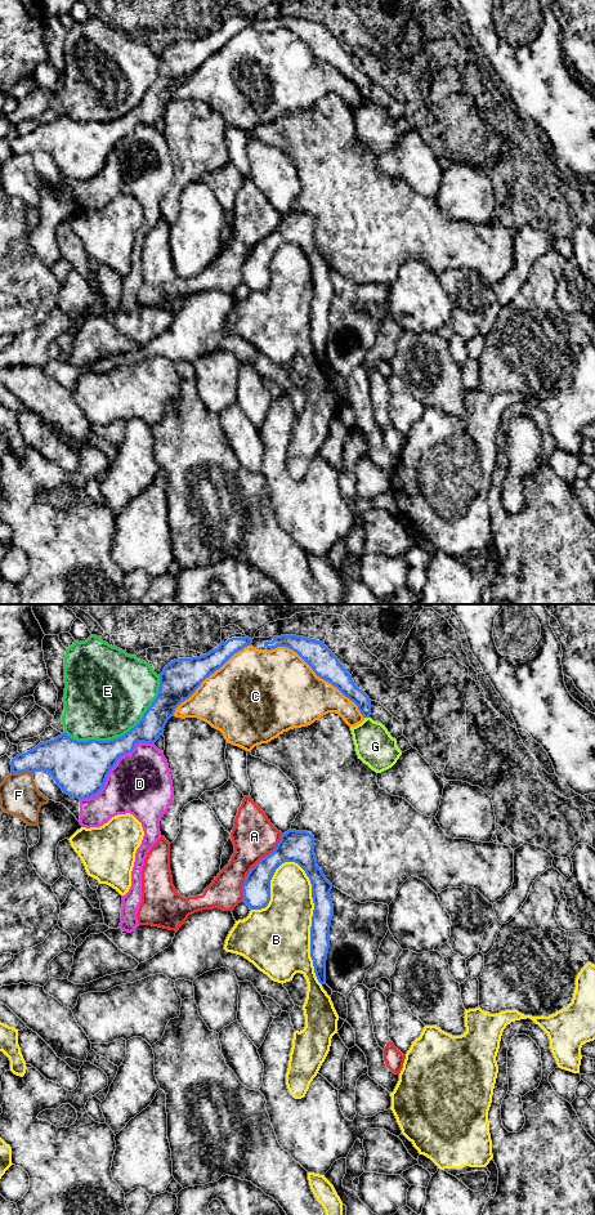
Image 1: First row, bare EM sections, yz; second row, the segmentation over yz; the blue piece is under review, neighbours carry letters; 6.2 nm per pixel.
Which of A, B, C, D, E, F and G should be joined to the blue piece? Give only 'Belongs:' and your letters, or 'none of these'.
Belongs: none of these

